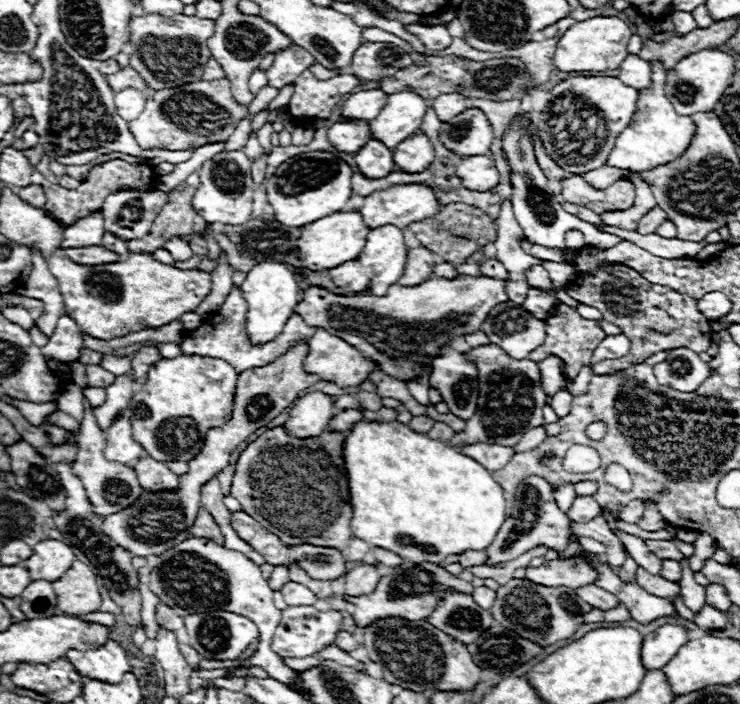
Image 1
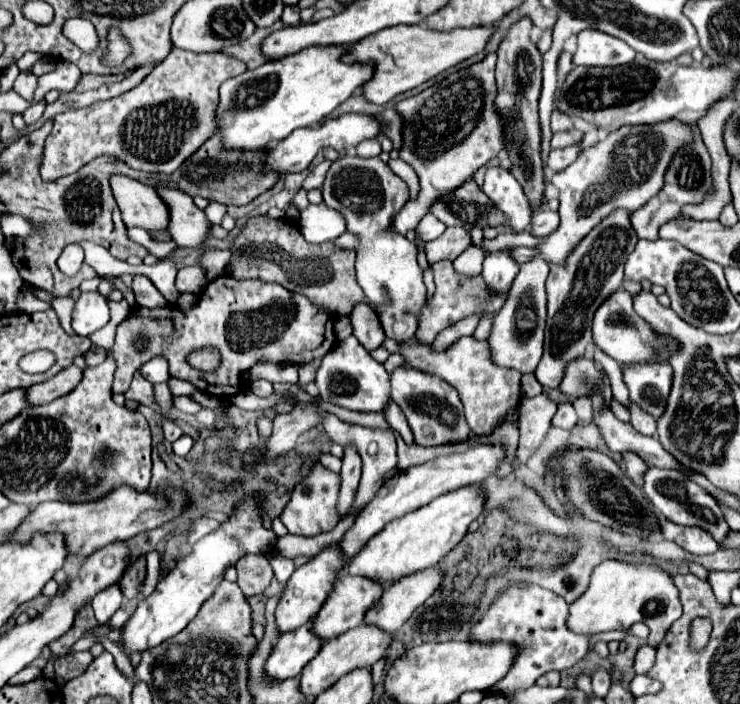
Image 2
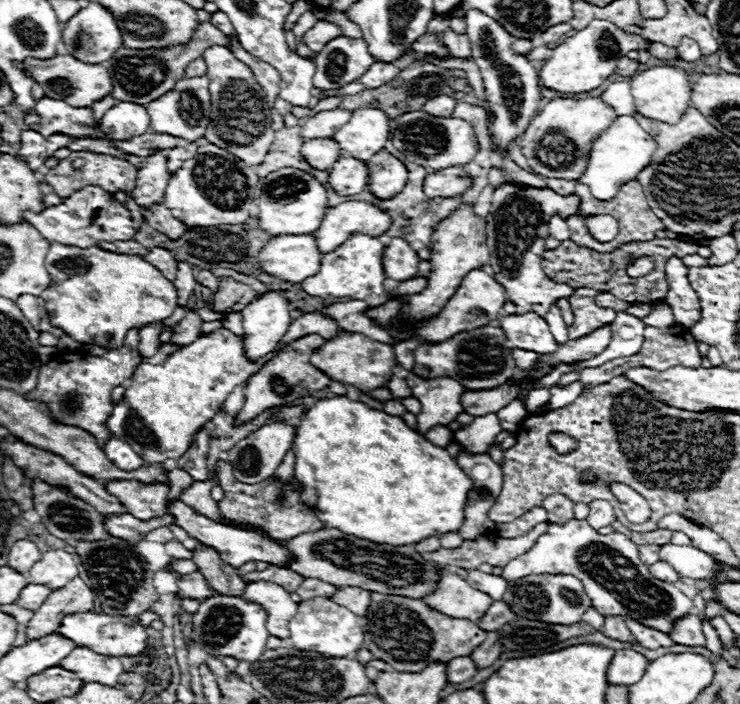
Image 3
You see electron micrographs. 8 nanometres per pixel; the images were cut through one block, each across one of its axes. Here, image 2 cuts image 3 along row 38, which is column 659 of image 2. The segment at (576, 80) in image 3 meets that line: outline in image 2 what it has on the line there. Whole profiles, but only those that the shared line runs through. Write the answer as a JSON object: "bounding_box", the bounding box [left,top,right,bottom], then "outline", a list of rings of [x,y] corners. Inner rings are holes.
{"bounding_box":[568,560,682,646],"outline":[[[604,560],[602,564],[598,564],[590,576],[590,586],[584,592],[584,596],[580,596],[576,602],[570,604],[570,618],[568,618],[568,626],[574,632],[580,634],[598,634],[598,632],[606,632],[606,630],[620,630],[620,628],[628,628],[636,622],[644,622],[650,628],[650,646],[656,646],[662,642],[664,634],[668,632],[668,628],[682,616],[682,606],[680,606],[680,598],[678,598],[678,588],[672,584],[672,576],[662,570],[656,564],[632,564],[632,562],[622,562],[622,560]]]}

